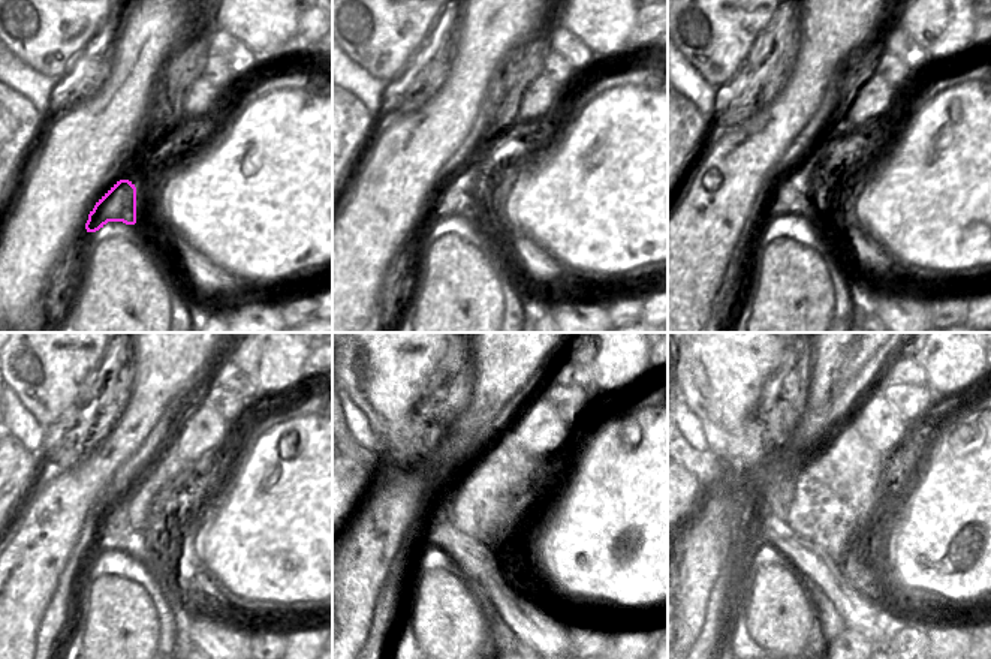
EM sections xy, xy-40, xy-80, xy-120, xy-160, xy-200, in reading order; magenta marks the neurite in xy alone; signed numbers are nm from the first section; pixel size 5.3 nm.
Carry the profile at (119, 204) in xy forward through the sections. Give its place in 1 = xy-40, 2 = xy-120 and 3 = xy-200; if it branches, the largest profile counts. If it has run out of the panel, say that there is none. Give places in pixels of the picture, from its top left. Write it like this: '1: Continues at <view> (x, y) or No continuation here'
1: Continues at xy-40 (457, 196)
2: Continues at xy-120 (116, 533)
3: Continues at xy-200 (777, 492).

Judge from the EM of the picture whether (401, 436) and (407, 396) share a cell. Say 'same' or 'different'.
different

